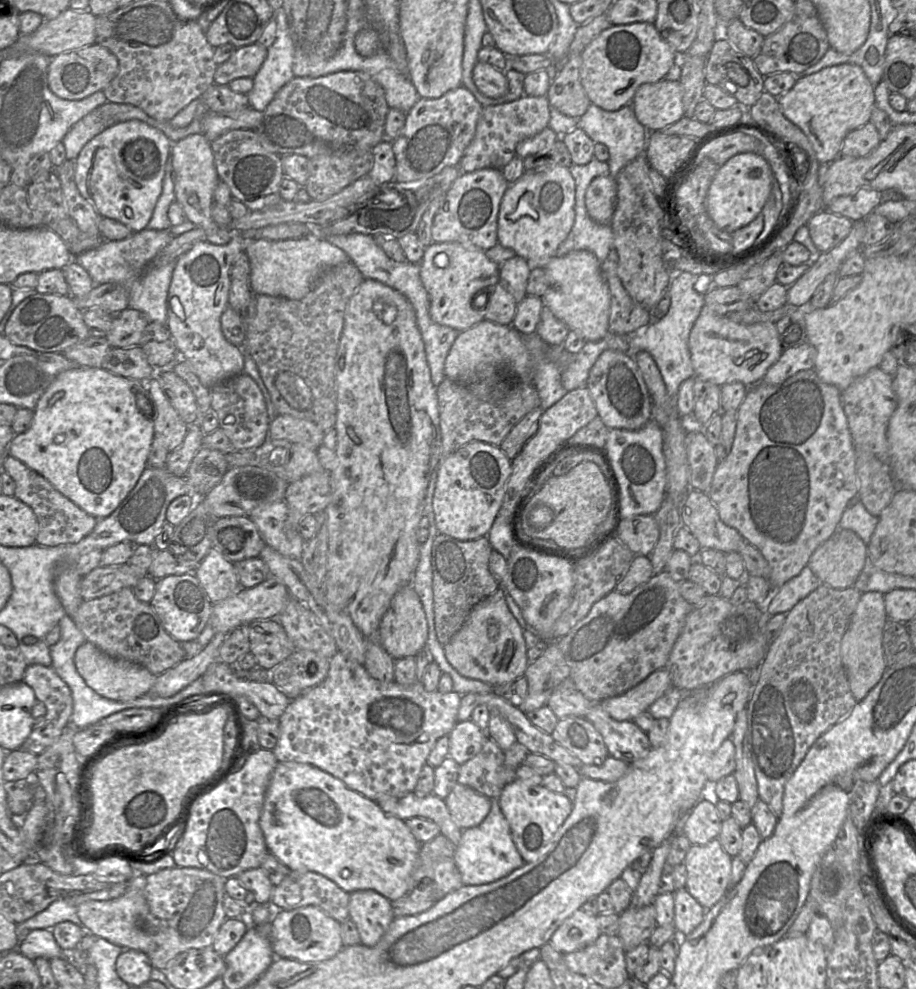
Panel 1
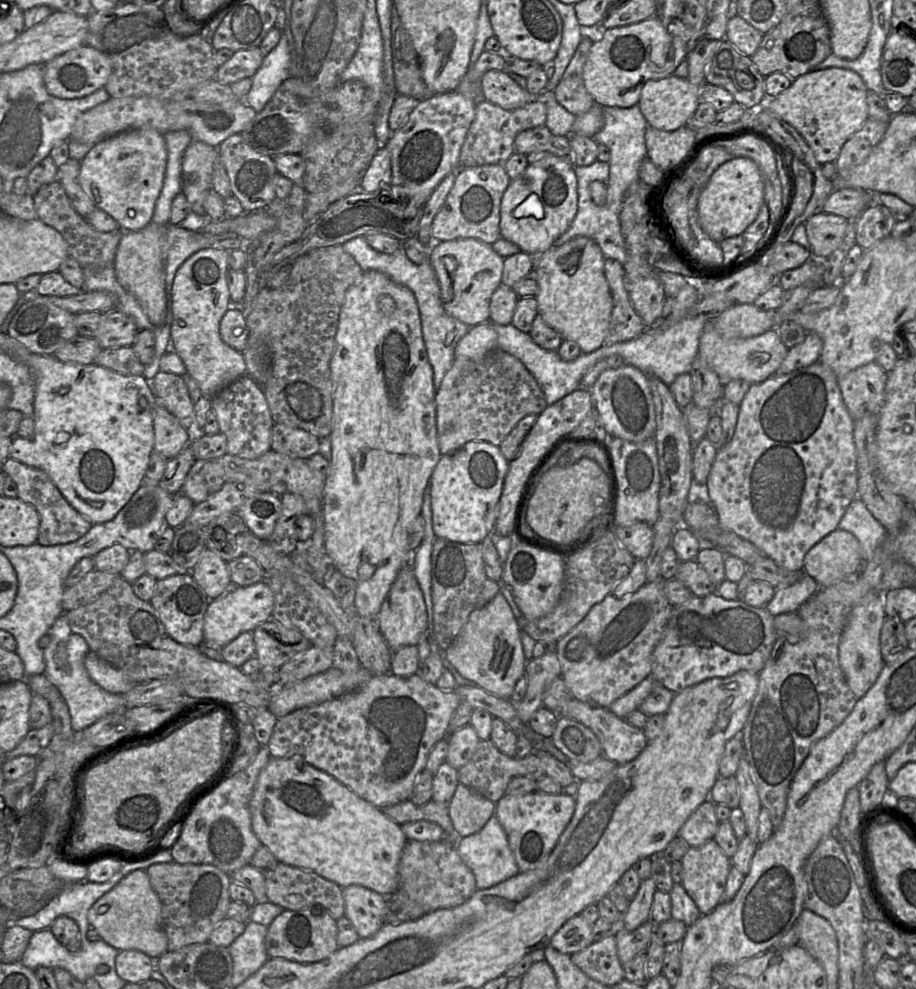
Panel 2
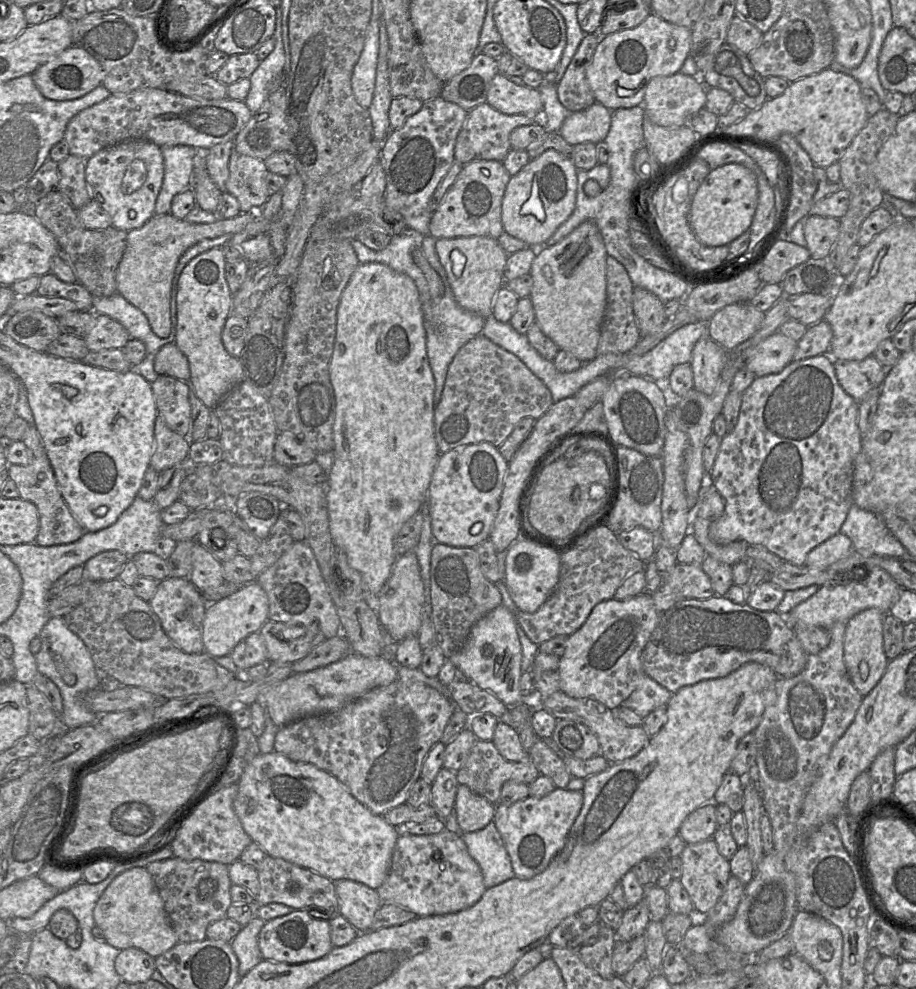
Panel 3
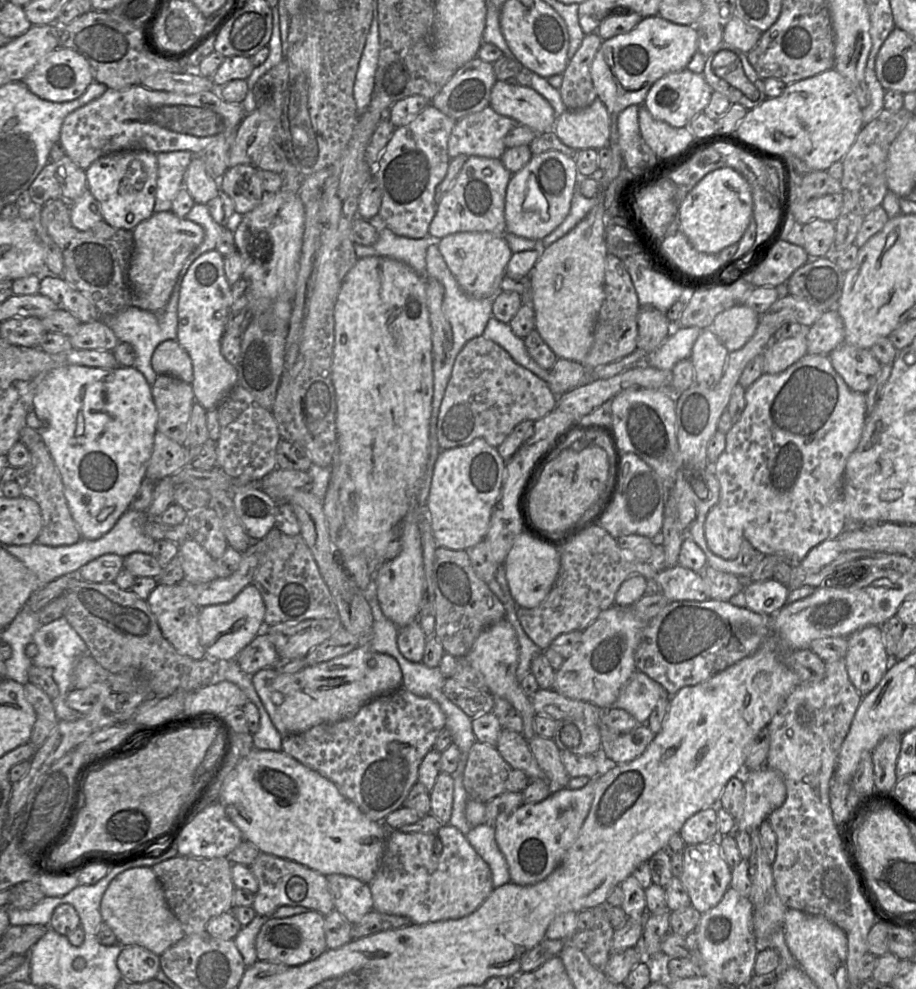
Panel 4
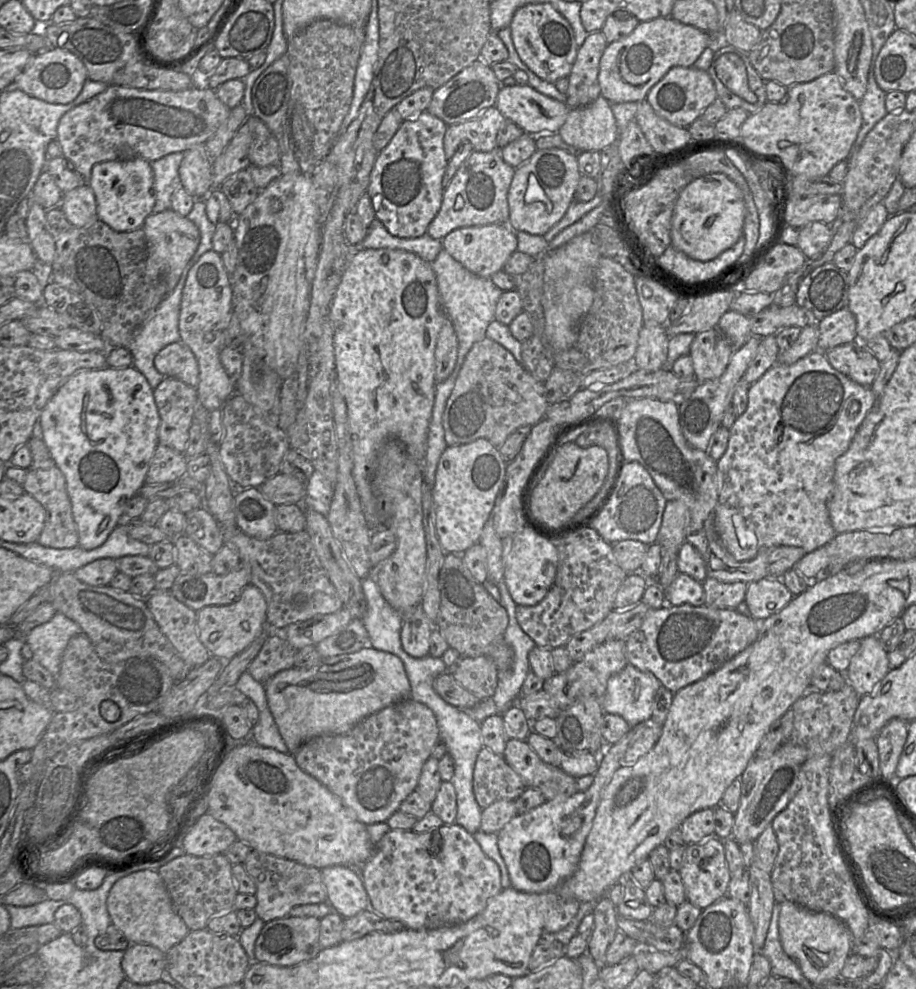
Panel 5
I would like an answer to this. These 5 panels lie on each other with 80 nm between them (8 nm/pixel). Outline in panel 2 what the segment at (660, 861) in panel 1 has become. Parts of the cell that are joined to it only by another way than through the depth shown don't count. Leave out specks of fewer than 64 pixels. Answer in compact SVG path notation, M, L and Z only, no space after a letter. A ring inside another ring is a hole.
M652 876L642 880L635 897L622 915L620 925L627 930L634 930L651 920L650 913L656 891L657 888Z

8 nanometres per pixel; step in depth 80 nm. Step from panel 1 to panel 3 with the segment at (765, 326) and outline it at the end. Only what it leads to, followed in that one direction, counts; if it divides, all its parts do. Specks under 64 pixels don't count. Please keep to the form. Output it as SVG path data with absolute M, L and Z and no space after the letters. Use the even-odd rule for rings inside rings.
M775 332L746 352L743 368L753 372L756 377L777 374L790 362L798 342Z

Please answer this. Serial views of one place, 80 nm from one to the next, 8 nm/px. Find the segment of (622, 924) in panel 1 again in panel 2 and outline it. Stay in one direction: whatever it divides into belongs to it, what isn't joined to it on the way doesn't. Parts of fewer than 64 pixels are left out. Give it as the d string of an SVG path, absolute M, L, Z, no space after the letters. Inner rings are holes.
M651 920L634 930L627 930L621 925L616 926L614 933L617 942L617 953L623 967L637 954L646 952L654 930L655 924Z

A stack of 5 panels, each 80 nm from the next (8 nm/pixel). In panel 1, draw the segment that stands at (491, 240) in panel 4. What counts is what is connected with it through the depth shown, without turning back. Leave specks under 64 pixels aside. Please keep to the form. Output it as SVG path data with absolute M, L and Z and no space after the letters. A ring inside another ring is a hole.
M433 242L425 248L419 265L429 295L429 314L435 323L463 332L484 320L487 296L491 294L488 290L498 284L500 273L500 265L491 261L485 251L458 242Z

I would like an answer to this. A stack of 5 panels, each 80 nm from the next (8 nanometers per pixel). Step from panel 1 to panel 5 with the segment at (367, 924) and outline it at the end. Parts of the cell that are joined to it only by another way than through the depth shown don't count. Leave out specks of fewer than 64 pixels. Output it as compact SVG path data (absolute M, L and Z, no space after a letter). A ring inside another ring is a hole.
M335 865L320 870L327 902L343 918L369 908L369 897L358 869Z

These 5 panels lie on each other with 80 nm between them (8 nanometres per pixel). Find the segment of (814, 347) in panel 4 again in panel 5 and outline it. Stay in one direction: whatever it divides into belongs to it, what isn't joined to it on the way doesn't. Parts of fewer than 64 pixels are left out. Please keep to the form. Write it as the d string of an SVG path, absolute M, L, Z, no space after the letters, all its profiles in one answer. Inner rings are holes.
M848 307L823 318L817 323L817 327L819 330L817 350L823 352L838 345L858 340L856 319Z

